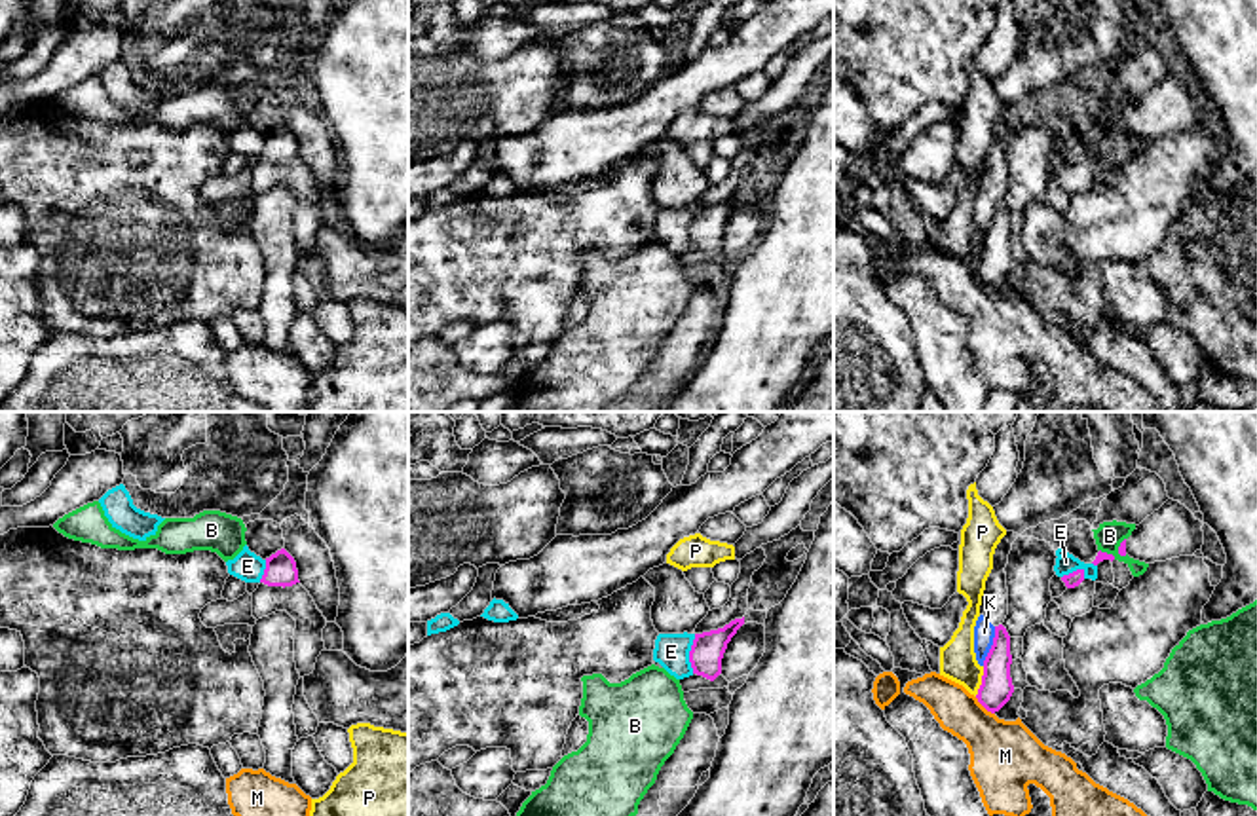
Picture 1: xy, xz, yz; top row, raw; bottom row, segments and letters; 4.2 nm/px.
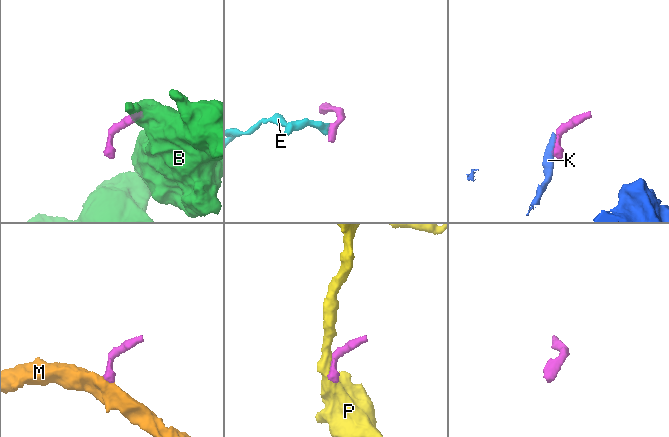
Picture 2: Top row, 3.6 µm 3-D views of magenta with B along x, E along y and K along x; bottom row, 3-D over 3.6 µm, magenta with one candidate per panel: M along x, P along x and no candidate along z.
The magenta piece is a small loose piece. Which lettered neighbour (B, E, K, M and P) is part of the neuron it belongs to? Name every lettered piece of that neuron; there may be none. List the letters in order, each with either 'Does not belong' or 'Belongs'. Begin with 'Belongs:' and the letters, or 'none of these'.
Belongs: none of these
B: Does not belong
E: Does not belong
K: Does not belong
M: Does not belong
P: Does not belong

